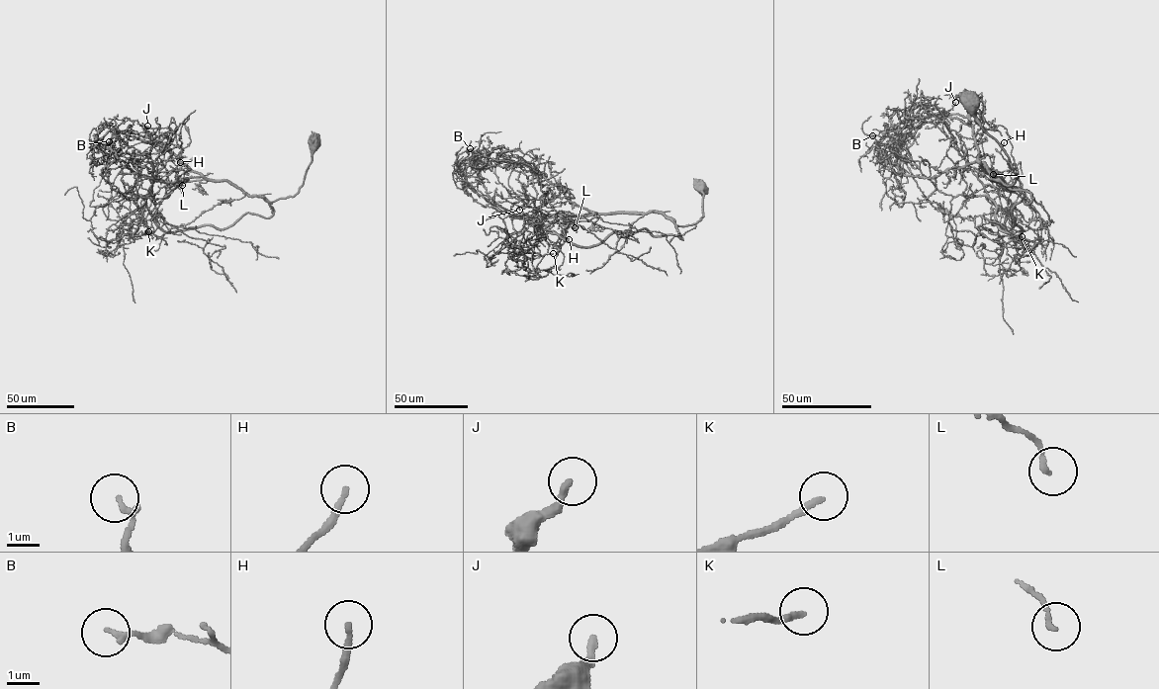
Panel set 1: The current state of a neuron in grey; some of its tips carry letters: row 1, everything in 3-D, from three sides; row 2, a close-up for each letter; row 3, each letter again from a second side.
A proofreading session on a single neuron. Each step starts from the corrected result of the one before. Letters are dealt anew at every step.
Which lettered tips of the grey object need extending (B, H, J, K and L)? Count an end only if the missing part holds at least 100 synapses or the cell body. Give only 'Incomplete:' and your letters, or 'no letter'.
Incomplete: no letter

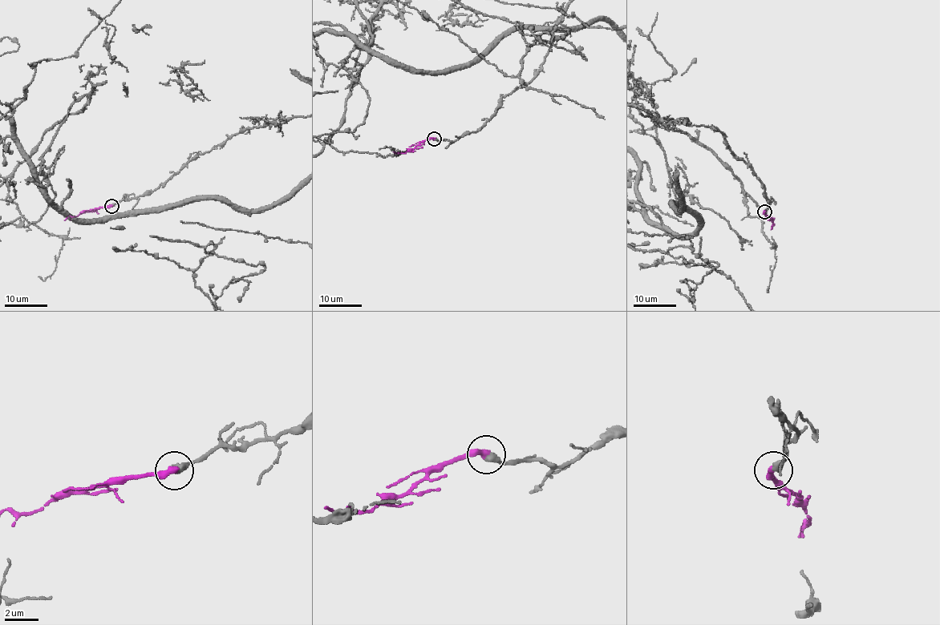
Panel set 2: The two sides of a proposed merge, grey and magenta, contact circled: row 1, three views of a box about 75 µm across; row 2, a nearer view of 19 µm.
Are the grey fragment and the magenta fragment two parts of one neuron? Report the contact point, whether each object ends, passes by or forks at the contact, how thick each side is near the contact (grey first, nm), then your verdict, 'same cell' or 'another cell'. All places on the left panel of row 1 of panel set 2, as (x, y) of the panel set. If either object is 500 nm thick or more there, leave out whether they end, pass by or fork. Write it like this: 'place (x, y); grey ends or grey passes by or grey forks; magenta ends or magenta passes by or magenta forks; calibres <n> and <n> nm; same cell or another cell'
place (111, 206); grey ends; magenta ends; calibres 400 and 400 nm; same cell

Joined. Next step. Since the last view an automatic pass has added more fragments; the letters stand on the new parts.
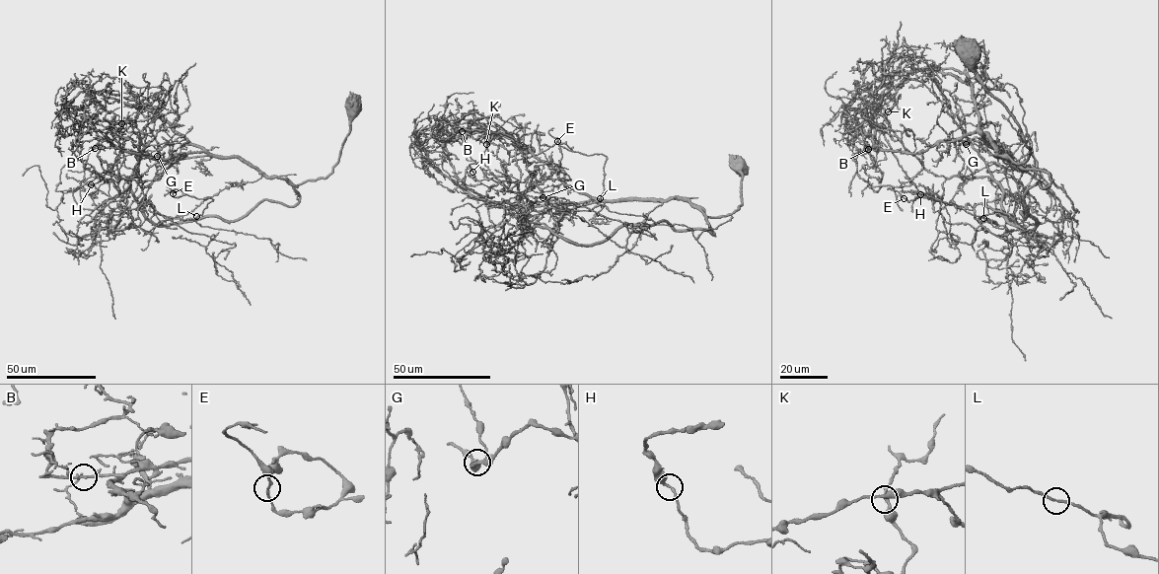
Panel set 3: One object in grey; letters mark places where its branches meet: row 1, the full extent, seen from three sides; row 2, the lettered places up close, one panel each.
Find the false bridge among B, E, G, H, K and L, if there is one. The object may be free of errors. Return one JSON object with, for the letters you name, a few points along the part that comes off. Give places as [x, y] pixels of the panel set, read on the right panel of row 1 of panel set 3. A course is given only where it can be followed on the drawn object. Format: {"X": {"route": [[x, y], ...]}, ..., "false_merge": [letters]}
{"B": {"route": [[868, 149], [859, 151], [843, 137], [840, 140], [834, 138], [836, 144]]}, "false_merge": ["B"]}

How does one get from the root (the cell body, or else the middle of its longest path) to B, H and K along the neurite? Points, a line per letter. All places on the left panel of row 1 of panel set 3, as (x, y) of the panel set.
B: (353, 104), (333, 170), (297, 186), (233, 157), (190, 152), (156, 159), (95, 148)
H: (353, 104), (338, 161), (294, 186), (294, 206), (154, 224), (131, 179), (115, 201), (91, 184)
K: (353, 104), (333, 170), (297, 186), (233, 157), (190, 152), (156, 159), (125, 151), (121, 123)

